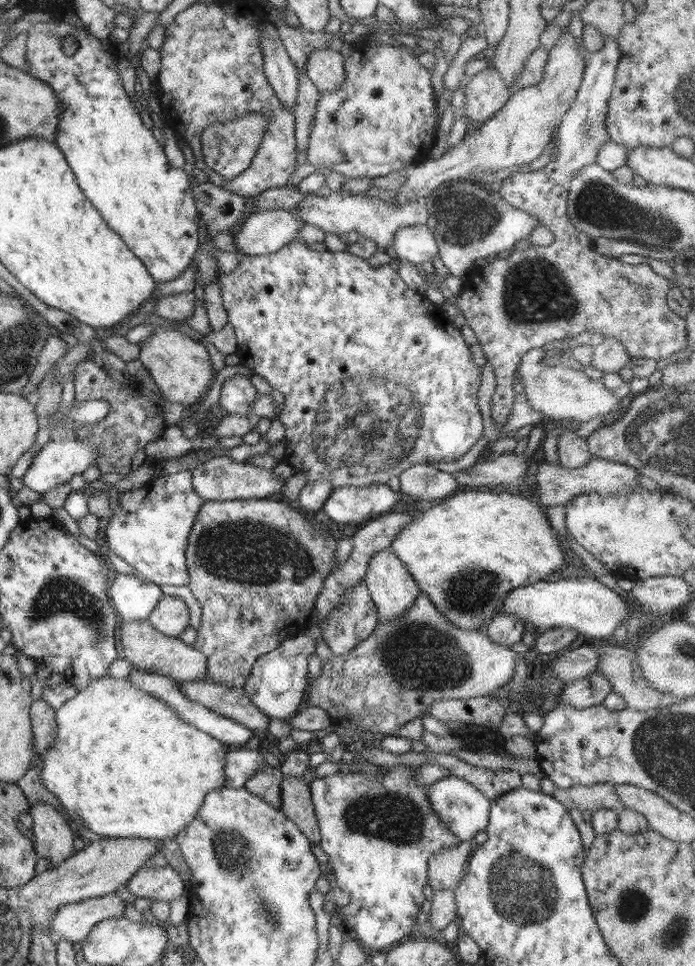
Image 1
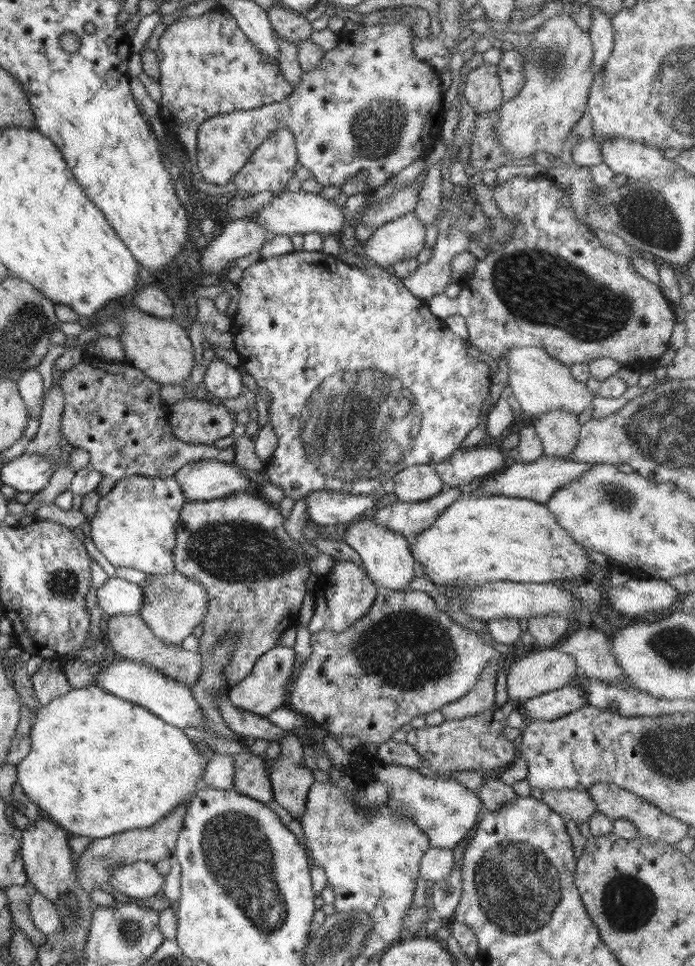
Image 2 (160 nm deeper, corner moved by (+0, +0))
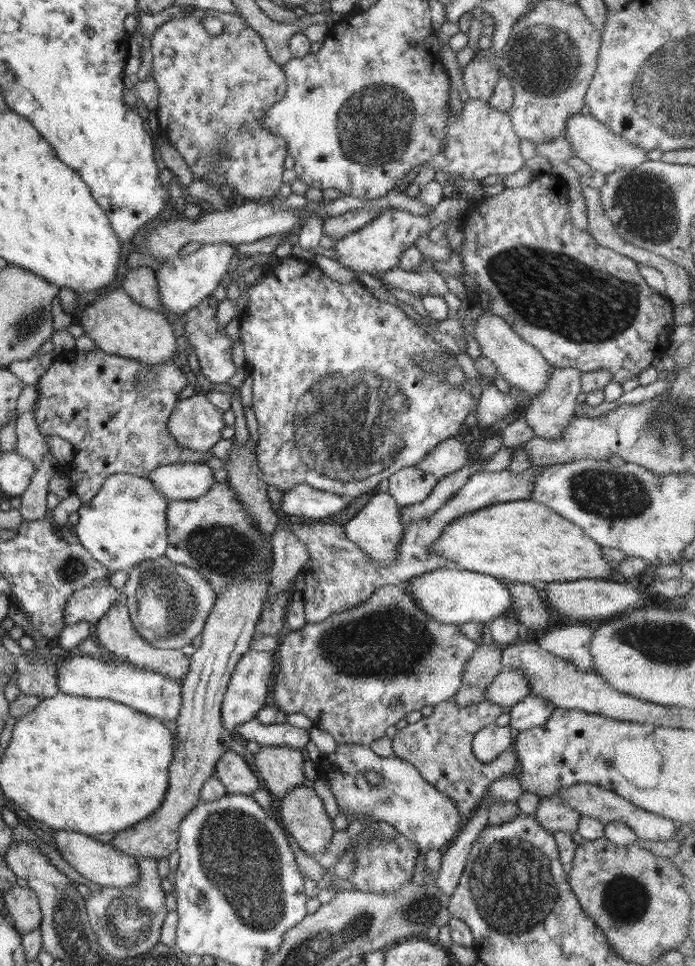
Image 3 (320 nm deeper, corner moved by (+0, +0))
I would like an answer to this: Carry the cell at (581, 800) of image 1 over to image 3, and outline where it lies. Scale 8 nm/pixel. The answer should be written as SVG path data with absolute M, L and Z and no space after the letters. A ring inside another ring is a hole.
M548 795L542 797L534 819L540 823L548 832L568 832L571 835L576 832L578 824L580 824L582 815L578 811L574 811L568 803L560 801L558 796Z

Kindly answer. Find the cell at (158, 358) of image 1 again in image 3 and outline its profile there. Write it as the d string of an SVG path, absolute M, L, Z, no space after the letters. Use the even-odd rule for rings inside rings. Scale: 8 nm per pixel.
M122 288L98 296L97 300L82 312L77 323L84 328L85 335L104 352L132 358L146 366L174 363L174 358L177 357L177 341L167 315L163 311L158 312L140 306L132 297L127 296Z

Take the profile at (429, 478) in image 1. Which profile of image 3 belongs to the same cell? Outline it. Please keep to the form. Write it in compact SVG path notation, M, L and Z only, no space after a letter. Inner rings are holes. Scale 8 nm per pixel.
M404 467L389 476L389 493L399 506L422 502L439 480L419 468Z

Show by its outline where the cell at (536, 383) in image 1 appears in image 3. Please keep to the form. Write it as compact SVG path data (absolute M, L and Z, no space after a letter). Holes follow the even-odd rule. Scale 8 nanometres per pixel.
M482 314L476 320L473 337L480 346L481 357L490 359L498 374L507 380L512 387L520 388L523 394L530 398L530 402L546 388L547 380L554 368L540 355L537 348L523 342L500 316Z

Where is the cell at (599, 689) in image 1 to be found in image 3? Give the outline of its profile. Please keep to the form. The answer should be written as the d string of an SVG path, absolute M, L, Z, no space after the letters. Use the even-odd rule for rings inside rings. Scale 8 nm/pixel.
M529 694L513 707L507 709L510 714L509 727L515 733L543 725L549 714L557 706L539 696Z

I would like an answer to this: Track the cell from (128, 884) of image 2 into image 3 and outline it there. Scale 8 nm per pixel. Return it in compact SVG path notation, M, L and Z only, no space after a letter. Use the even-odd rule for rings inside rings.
M55 829L55 831L52 838L56 843L57 852L86 880L114 888L126 888L128 885L135 885L139 881L141 875L139 864L132 856L112 848L109 843L103 844L93 839L92 836L60 829Z

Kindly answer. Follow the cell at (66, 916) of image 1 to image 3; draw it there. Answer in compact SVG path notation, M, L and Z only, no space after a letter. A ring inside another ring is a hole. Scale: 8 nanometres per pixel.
M12 885L2 892L2 896L10 912L10 922L19 934L23 936L41 927L41 909L34 890Z

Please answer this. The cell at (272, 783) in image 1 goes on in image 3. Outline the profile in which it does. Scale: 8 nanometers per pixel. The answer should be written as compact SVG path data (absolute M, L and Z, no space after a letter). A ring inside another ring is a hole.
M228 749L215 764L213 774L224 785L227 794L252 796L258 789L263 788L261 779L254 775L252 766L244 759L243 754Z

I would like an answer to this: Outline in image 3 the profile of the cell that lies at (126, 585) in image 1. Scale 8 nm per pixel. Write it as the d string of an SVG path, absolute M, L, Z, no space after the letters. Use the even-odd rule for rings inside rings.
M107 581L75 590L63 612L65 623L71 625L81 620L97 623L113 604L127 604L123 590L121 592Z

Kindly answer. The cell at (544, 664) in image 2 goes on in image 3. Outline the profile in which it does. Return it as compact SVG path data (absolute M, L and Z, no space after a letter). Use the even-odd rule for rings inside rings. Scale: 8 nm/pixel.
M504 669L489 684L485 700L498 704L507 710L529 694L531 694L529 682L521 669Z

